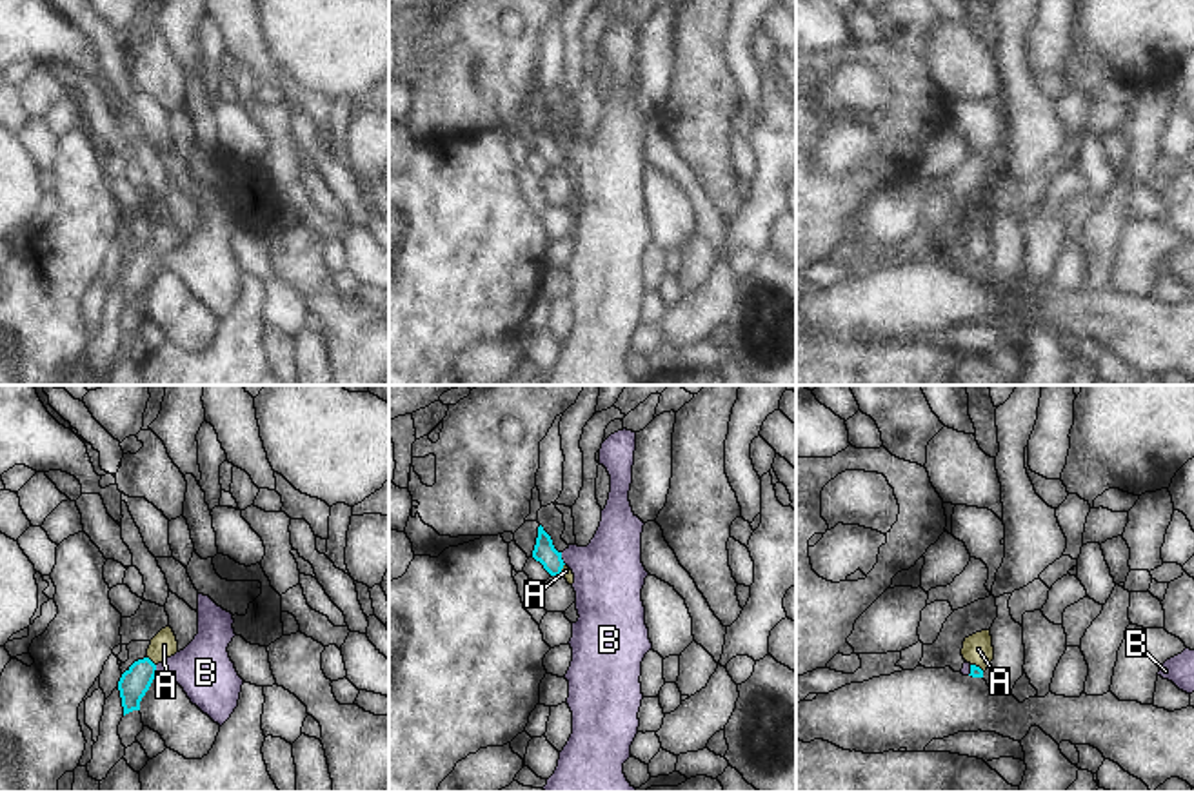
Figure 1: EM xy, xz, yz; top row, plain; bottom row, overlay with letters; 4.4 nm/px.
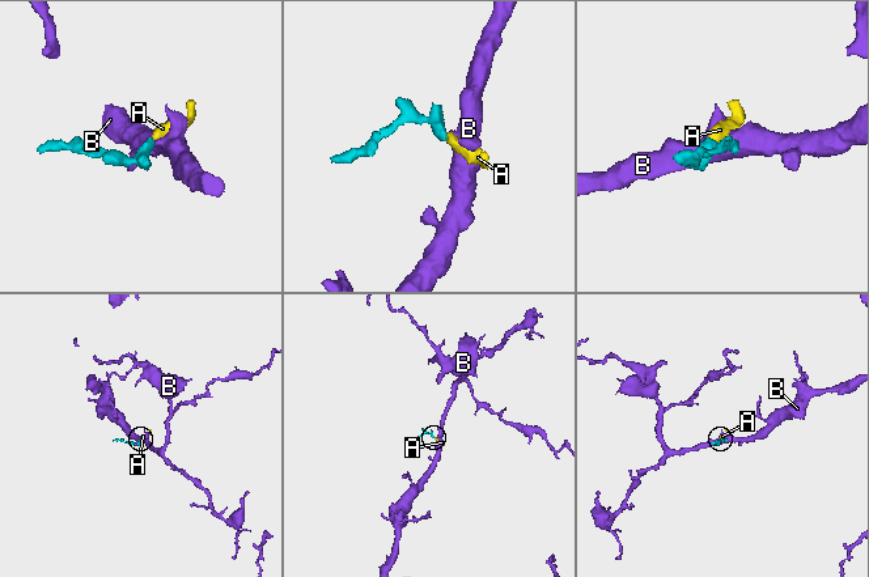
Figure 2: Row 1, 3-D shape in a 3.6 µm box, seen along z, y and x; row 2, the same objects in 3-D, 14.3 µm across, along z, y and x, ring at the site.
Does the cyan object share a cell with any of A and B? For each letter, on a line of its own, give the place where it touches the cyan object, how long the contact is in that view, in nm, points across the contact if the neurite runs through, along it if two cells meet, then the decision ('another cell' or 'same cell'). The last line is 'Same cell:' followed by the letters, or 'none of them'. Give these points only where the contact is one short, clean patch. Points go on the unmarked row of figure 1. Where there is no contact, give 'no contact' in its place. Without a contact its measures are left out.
A: contact xy (151, 255); length 60 nm; way xy (135, 275), (151, 255), (164, 238); same cell
B: contact xz (560, 151); length 60 nm; border xz (560, 146), (566, 157); another cell
Same cell: A

